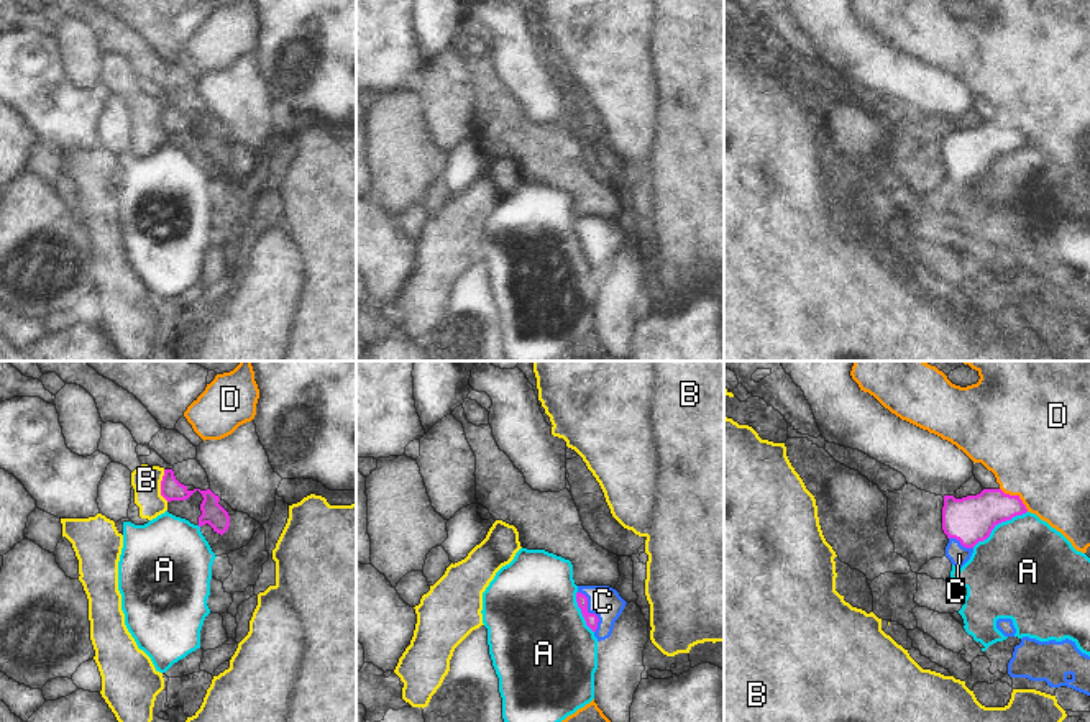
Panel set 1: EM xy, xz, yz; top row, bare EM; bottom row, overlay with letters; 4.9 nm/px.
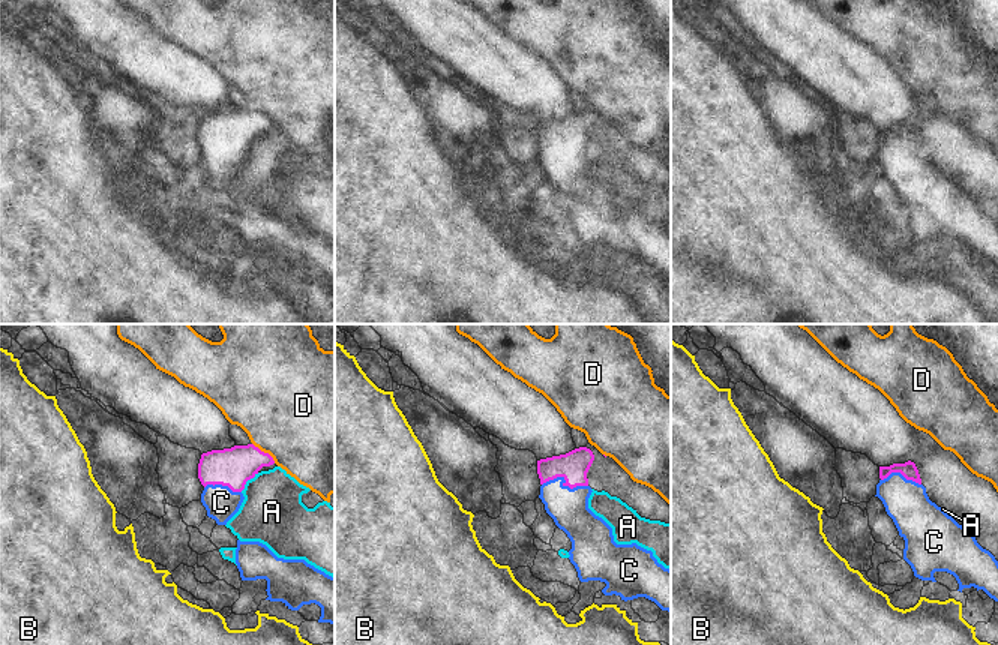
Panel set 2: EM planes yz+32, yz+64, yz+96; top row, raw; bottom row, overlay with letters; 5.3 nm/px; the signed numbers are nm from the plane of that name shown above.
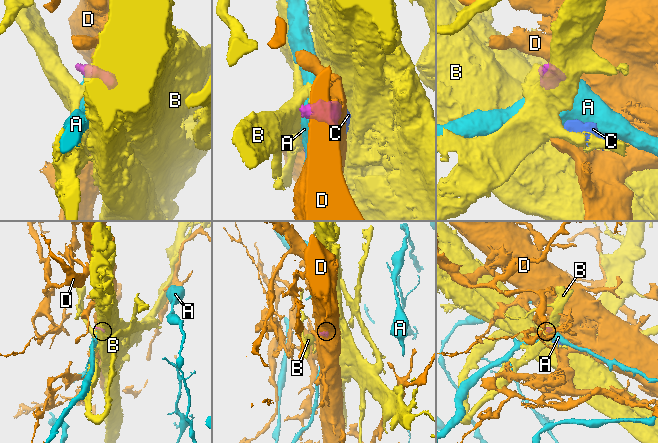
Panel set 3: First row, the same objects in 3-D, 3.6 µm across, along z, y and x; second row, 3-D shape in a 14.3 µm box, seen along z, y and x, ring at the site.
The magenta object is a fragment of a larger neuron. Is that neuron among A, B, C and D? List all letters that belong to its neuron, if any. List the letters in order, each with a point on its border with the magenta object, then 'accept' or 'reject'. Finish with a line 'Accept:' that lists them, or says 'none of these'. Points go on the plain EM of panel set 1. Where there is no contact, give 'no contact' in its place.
A: contact yz (998, 155); reject
B: contact xy (161, 118); reject
C: contact xz (588, 245); accept
D: contact yz (1016, 128); reject
Accept: C

